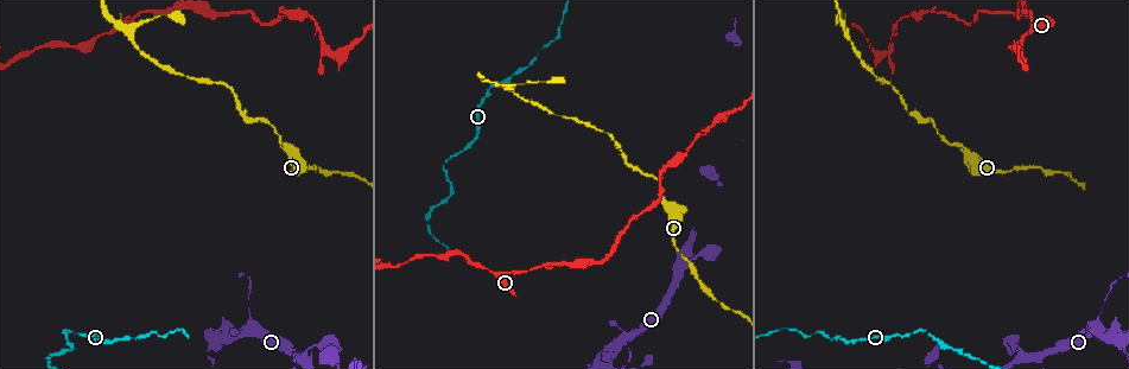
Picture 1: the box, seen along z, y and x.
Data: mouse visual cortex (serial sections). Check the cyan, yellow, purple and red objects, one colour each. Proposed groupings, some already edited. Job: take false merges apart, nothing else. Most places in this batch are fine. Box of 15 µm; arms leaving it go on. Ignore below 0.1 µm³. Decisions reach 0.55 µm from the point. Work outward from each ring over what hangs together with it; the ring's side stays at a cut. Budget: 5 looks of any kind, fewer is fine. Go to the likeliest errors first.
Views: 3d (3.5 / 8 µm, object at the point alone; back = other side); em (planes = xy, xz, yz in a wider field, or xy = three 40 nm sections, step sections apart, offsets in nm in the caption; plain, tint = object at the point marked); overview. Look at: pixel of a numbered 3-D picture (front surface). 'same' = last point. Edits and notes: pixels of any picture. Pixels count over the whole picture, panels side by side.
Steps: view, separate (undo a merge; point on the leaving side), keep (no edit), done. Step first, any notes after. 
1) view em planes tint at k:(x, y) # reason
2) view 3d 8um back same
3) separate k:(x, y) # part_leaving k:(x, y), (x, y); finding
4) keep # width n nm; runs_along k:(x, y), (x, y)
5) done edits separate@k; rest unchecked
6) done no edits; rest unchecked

view 3d 8um at 1:(510, 89) # abrupt turn

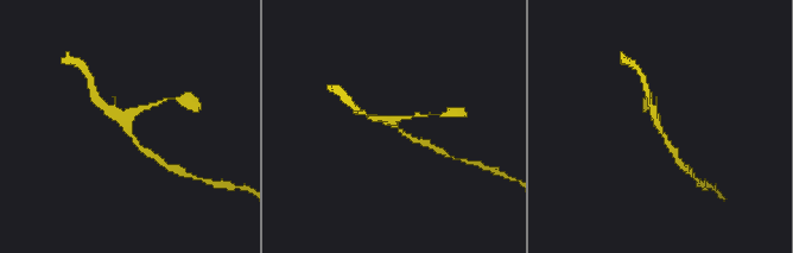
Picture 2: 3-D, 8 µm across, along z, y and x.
view em xy step 3 tint at 2:(127, 123)

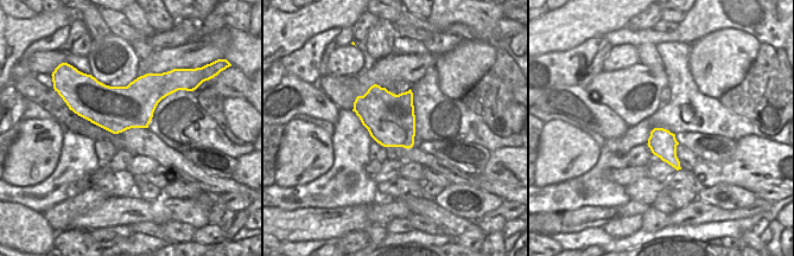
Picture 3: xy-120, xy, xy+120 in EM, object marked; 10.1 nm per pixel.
keep # continuous, no second cell

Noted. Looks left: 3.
view 3d 3.5um at 1:(251, 329) # calibre changes

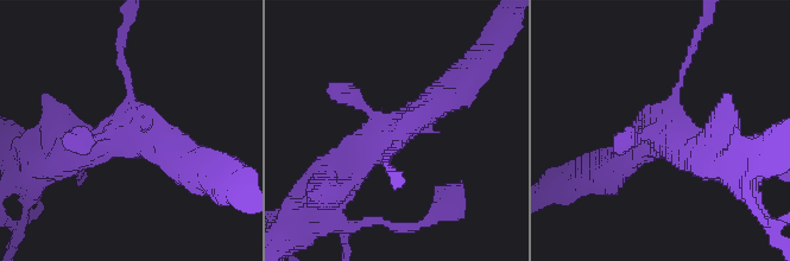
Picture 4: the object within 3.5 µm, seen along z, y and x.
view em xy step 1 tint at 4:(398, 128)

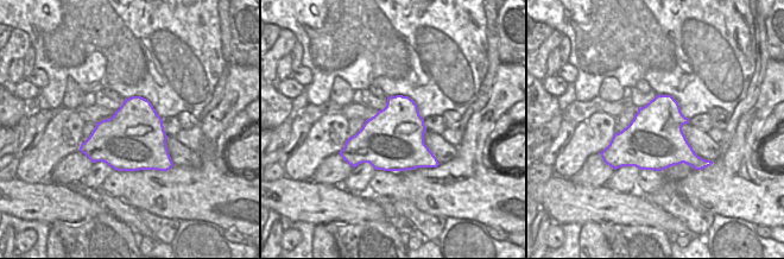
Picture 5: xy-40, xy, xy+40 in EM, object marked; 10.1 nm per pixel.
view em xy step 2 tint same

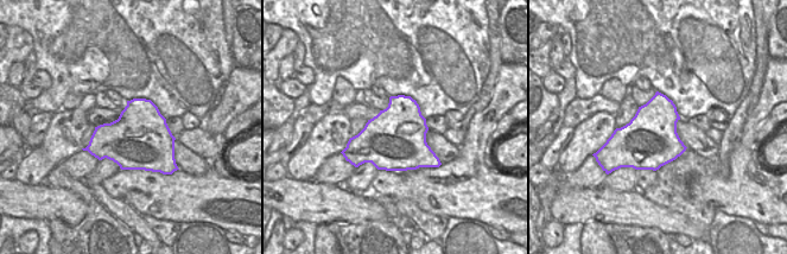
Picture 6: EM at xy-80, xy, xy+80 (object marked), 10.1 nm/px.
keep # runs_along 4:(455, 87), (335, 172); all the same cell

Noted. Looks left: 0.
done no edits; rest unchecked

